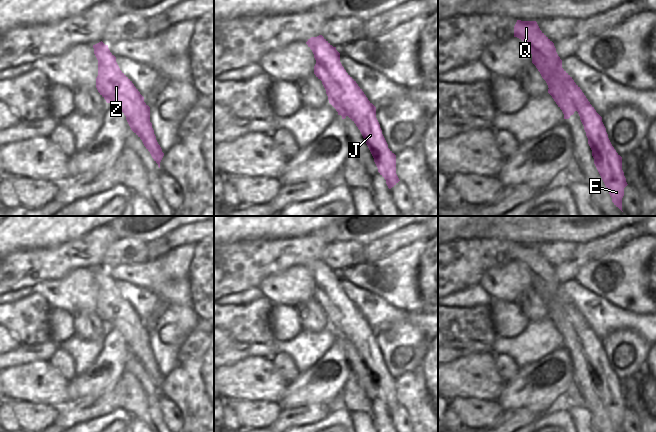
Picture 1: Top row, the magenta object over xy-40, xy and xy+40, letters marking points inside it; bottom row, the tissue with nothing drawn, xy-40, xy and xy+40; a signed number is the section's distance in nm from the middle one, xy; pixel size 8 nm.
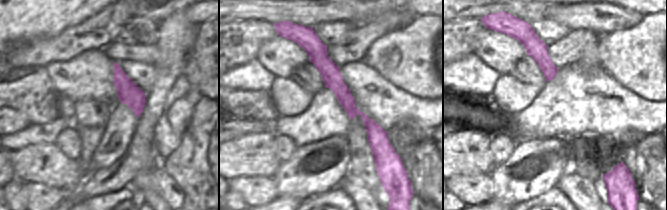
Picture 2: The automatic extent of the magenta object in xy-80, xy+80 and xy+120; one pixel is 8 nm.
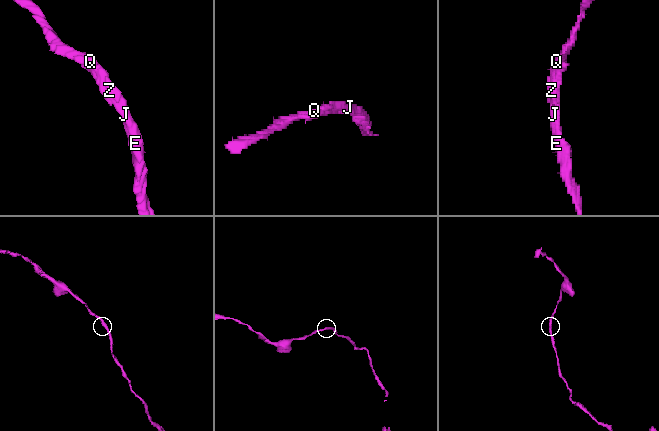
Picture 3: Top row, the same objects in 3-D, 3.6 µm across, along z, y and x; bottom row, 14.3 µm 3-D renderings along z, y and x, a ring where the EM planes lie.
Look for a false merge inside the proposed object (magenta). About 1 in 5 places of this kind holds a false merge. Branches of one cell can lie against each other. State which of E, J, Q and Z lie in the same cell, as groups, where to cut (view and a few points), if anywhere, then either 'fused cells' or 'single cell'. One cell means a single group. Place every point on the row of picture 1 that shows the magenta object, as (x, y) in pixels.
E J Q Z | no cut | single cell

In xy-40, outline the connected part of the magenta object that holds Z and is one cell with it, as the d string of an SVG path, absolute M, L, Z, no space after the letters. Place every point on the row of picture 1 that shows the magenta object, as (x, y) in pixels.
M101 41L93 45L93 48L98 60L98 76L96 78L98 92L107 103L113 103L122 110L131 130L142 140L144 146L160 168L160 162L164 153L156 140L152 123L150 122L150 107L144 102L144 97L132 81L120 70L116 62L116 57L110 52L108 45L105 45Z

